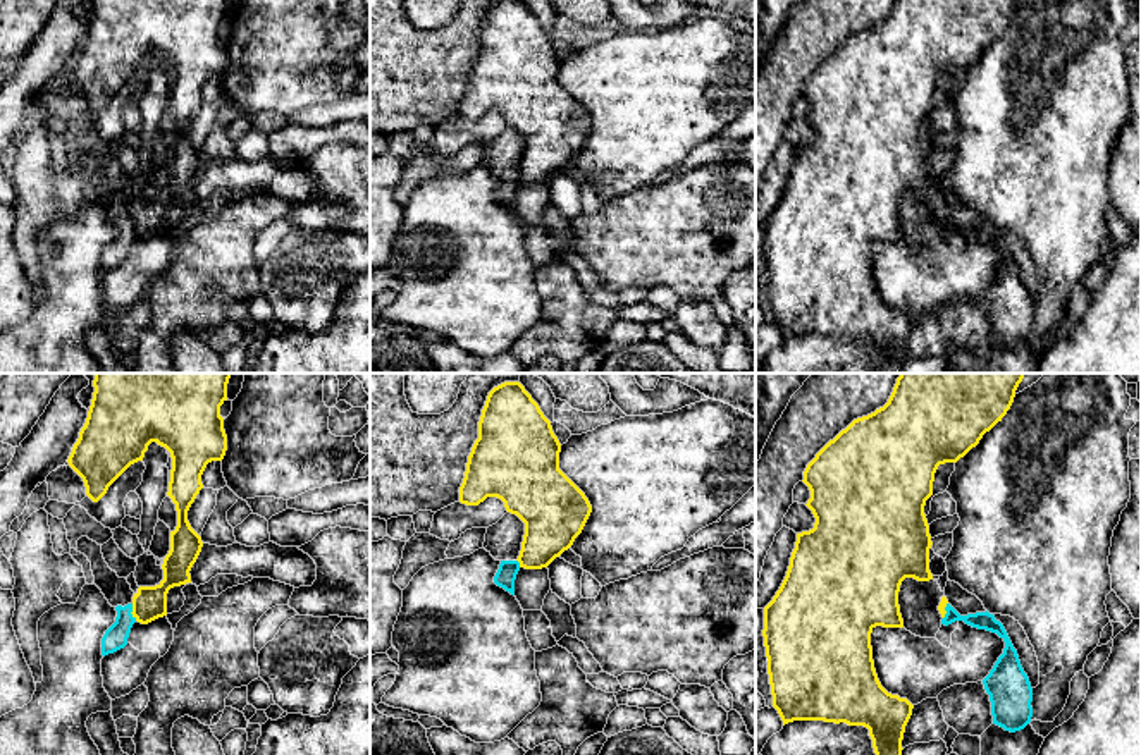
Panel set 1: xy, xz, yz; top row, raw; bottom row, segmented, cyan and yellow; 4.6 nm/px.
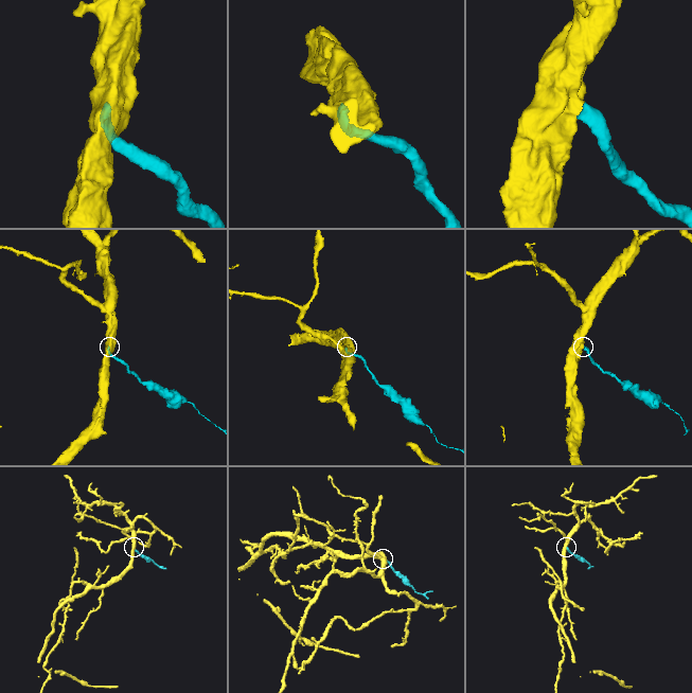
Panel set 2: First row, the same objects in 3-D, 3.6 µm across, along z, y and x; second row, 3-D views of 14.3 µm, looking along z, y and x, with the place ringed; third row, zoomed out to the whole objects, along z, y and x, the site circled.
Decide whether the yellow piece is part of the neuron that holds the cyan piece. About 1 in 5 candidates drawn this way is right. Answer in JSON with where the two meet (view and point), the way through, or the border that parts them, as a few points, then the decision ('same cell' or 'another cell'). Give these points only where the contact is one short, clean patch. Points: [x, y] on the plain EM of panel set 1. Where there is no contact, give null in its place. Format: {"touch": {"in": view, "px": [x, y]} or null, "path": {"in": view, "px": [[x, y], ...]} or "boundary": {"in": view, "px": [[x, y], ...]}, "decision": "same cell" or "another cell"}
{"touch": {"in": "xy", "px": [131, 226]}, "boundary": {"in": "xy", "px": [[131, 219], [131, 229], [136, 234]]}, "decision": "another cell"}

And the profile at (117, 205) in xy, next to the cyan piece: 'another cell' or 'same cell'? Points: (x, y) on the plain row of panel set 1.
same cell

